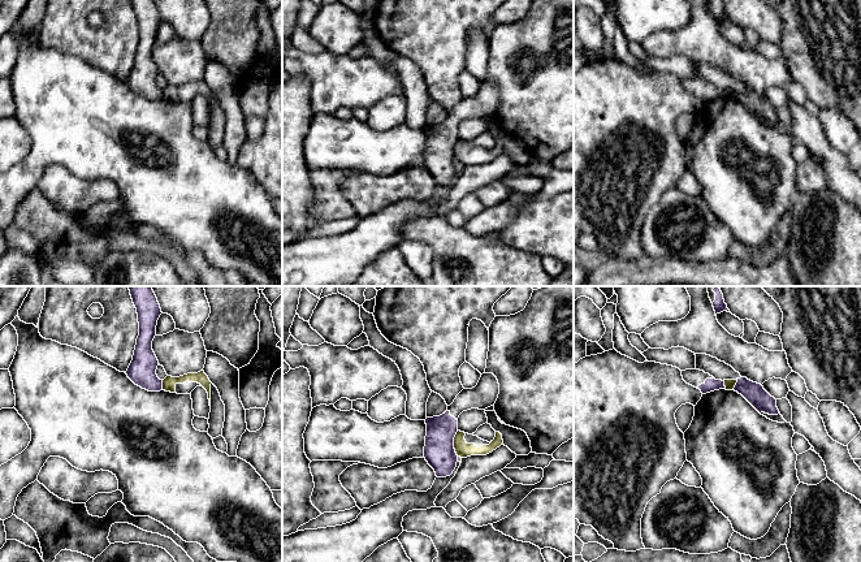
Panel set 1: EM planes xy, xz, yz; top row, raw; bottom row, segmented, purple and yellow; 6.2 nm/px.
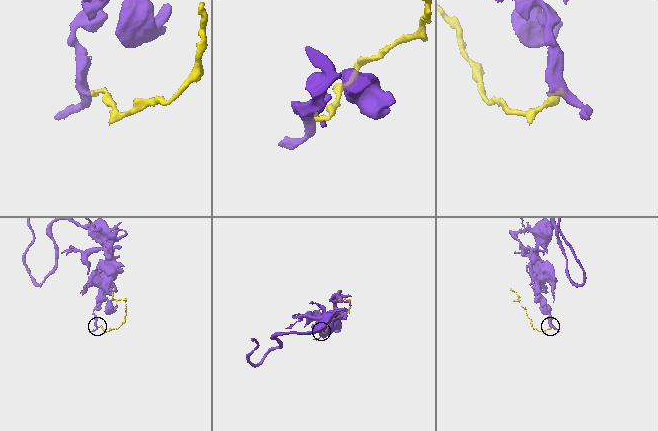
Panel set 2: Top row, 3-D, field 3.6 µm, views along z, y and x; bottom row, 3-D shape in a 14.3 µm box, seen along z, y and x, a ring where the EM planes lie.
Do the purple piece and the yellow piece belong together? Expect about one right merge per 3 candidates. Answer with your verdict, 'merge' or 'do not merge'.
do not merge

